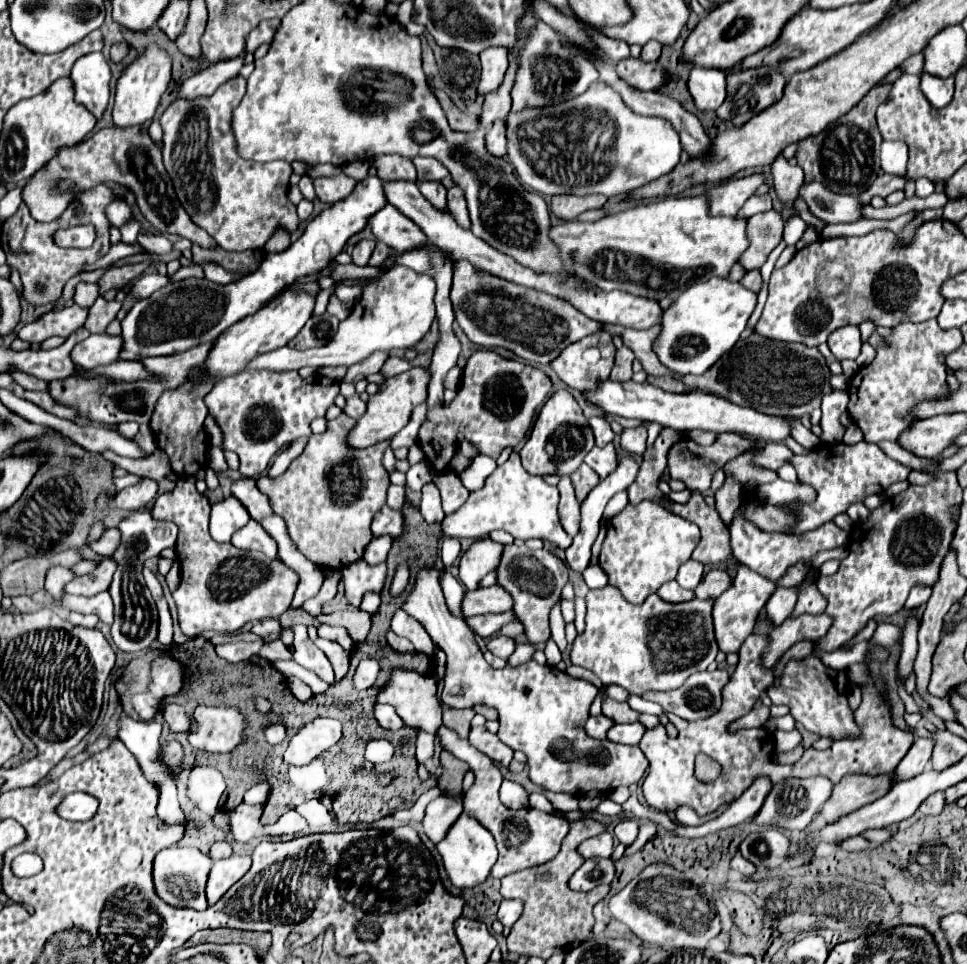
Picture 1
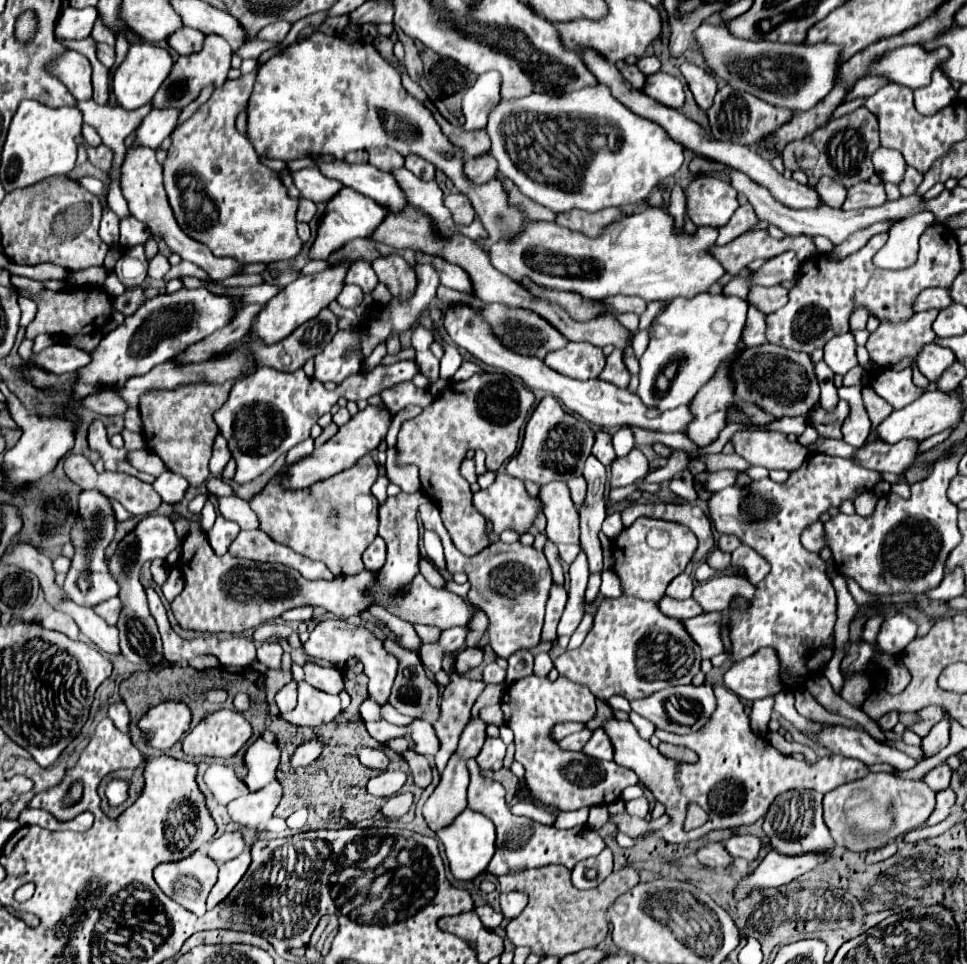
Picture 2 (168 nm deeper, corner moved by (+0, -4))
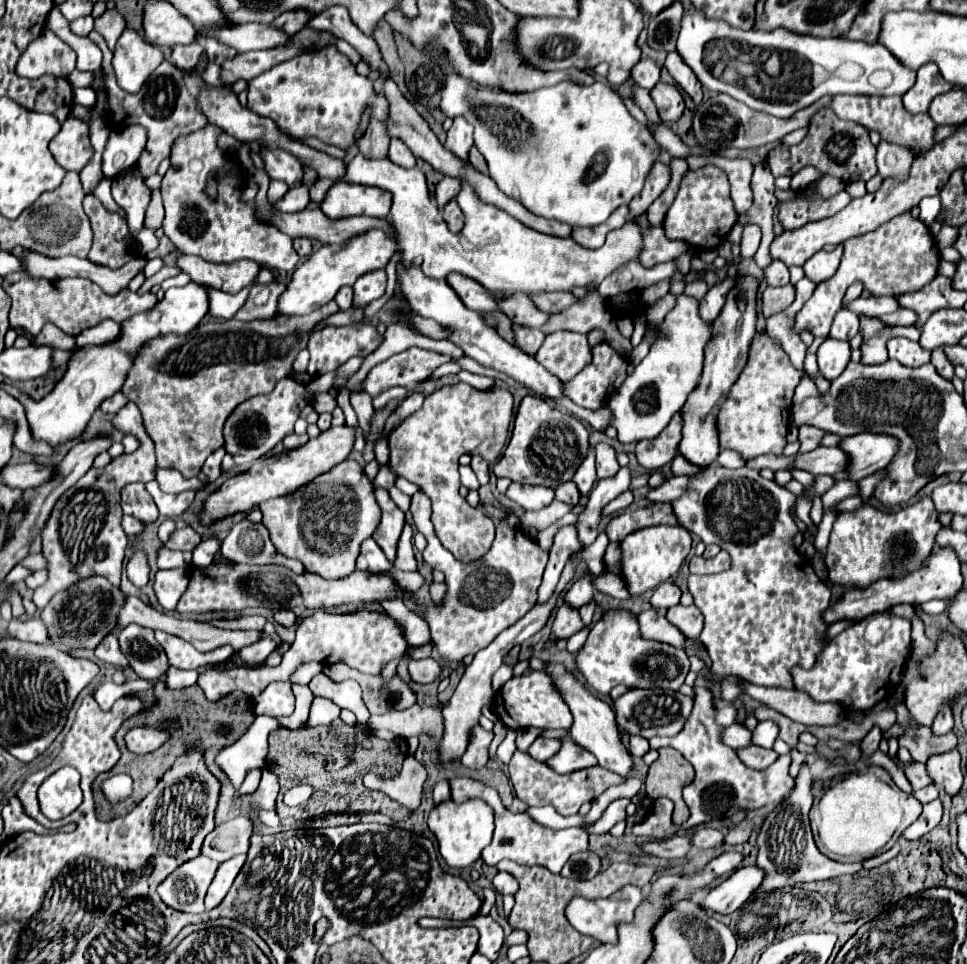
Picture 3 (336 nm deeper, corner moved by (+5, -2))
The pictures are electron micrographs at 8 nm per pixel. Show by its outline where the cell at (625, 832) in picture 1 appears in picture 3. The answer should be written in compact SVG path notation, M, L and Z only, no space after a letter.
M618 798L618 800L614 800L614 802L606 808L604 816L602 816L596 824L592 824L586 832L588 832L588 834L606 834L606 832L610 832L610 828L612 828L618 820L626 820L626 804L630 804L628 798Z

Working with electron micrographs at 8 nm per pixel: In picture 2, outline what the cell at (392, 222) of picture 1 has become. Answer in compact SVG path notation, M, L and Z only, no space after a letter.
M421 250L415 252L415 262L417 264L433 264L441 276L441 284L447 286L447 288L453 288L453 290L459 290L459 292L473 292L471 288L471 280L467 276L467 272L455 264L449 264L447 260L443 260L441 256L435 256L435 254L425 254Z

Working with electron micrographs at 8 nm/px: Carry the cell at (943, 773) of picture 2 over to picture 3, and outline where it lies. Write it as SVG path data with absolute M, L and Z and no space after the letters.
M926 786L926 788L918 790L918 792L914 792L914 798L916 798L920 804L928 804L928 802L932 802L932 800L938 798L938 788L936 788L936 786Z

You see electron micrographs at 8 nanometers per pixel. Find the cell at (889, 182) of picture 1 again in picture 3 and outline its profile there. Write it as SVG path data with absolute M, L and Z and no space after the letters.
M838 192L836 196L824 200L820 194L796 194L788 202L778 202L778 222L784 230L802 228L808 222L818 222L834 216L850 202L848 192Z

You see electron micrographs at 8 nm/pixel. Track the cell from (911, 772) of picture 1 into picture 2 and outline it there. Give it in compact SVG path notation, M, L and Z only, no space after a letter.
M943 718L943 720L937 722L937 724L931 728L931 732L921 740L923 756L925 756L925 758L935 756L935 754L939 754L947 744L949 744L949 720Z

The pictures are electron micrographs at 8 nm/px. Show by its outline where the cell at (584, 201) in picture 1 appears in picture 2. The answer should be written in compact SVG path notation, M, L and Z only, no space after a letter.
M603 208L601 212L585 212L585 210L569 210L569 212L559 212L555 222L559 222L565 228L583 232L587 236L597 236L607 224L619 220L623 212L619 208Z

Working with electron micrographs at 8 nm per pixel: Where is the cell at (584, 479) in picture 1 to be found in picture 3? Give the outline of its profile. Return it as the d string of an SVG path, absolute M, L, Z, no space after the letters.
M566 482L566 484L562 484L562 486L556 488L556 496L554 498L560 500L560 502L566 502L566 504L578 504L580 492L574 486L574 482Z

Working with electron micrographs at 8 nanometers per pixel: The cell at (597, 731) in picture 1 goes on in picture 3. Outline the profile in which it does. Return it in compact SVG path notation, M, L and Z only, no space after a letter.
M536 738L526 752L528 752L534 760L538 760L538 762L546 762L548 758L552 758L552 756L558 752L558 746L560 746L560 742L558 742L556 738L552 738L552 740Z

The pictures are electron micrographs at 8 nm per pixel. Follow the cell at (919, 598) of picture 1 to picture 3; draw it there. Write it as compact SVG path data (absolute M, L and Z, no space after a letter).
M892 616L892 626L886 632L886 638L878 644L868 644L864 640L864 630L866 620L860 620L834 636L818 652L810 670L794 666L790 670L794 688L806 692L814 702L836 702L844 706L846 714L868 712L880 700L892 696L900 684L902 668L910 656L910 622L906 618Z

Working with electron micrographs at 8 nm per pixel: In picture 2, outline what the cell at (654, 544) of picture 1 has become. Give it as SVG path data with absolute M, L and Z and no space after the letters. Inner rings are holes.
M641 516L631 526L623 528L621 534L611 542L611 554L615 560L613 572L621 580L623 594L639 598L639 600L659 602L663 598L669 582L687 568L687 564L693 558L695 548L697 548L697 536L683 524ZM651 532L659 532L661 538L665 538L665 544L663 546L651 544L649 542Z

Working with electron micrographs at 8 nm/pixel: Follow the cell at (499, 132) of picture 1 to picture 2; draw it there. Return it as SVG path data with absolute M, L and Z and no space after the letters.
M491 152L479 154L475 158L467 160L467 170L465 170L473 180L479 182L487 182L493 178L493 174L497 172L497 160L491 156Z

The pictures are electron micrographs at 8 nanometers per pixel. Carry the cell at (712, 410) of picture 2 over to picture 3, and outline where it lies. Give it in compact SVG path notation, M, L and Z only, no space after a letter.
M736 270L736 286L728 292L726 304L720 310L720 316L712 322L712 338L706 344L704 350L704 370L698 384L698 390L690 394L690 402L682 408L684 428L682 428L682 442L680 442L680 454L690 462L692 466L706 468L716 462L718 458L718 430L714 430L714 414L718 414L718 408L722 406L730 386L736 382L738 374L746 366L748 348L756 334L756 294L760 288L760 278Z

